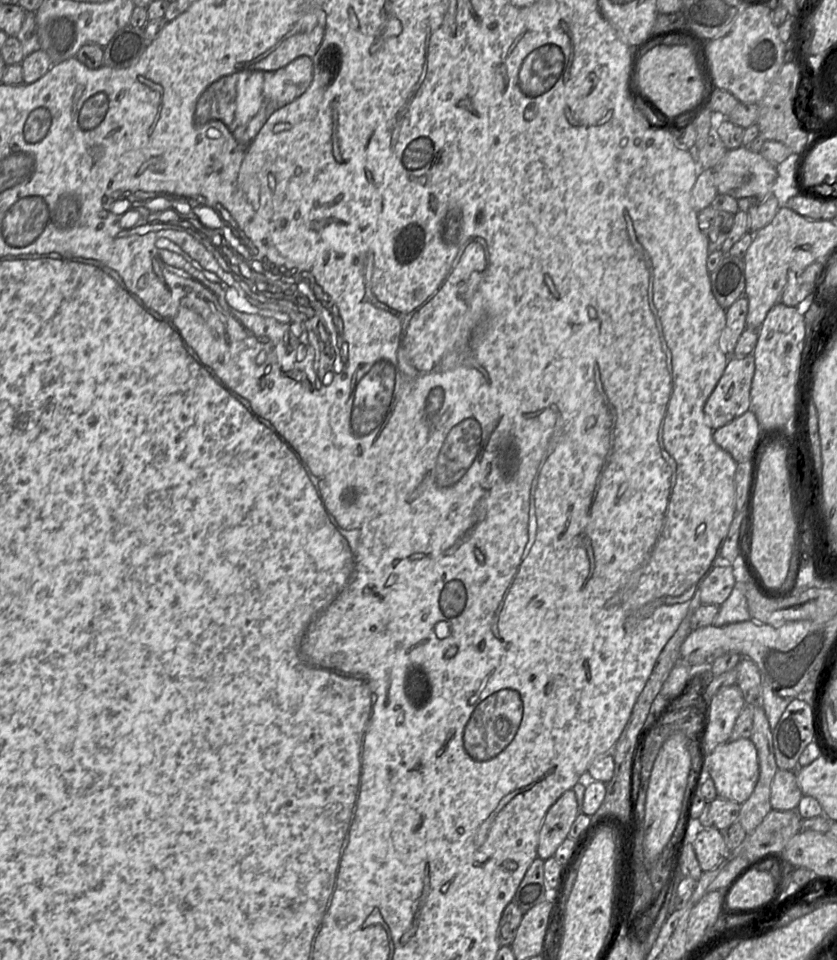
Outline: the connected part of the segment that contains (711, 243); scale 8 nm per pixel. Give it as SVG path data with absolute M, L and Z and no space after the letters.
M711 205L698 212L698 226L708 238L709 253L722 250L722 245L733 227L734 215Z

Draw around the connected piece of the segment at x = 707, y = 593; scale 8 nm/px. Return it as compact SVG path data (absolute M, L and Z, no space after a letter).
M732 566L712 567L698 587L698 601L701 604L721 605L731 594L735 583Z

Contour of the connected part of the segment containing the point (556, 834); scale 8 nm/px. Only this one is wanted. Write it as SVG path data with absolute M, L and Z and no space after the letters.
M573 790L564 792L548 809L539 830L537 856L547 860L554 856L559 845L580 813L576 794Z

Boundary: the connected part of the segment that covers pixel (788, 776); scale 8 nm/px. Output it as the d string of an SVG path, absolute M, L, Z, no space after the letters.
M778 769L771 784L772 809L796 810L802 797L803 793L797 781L796 771Z

